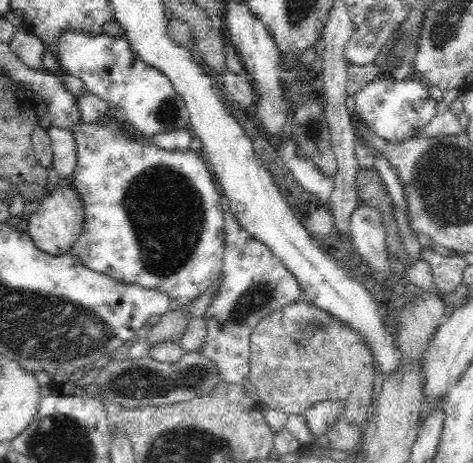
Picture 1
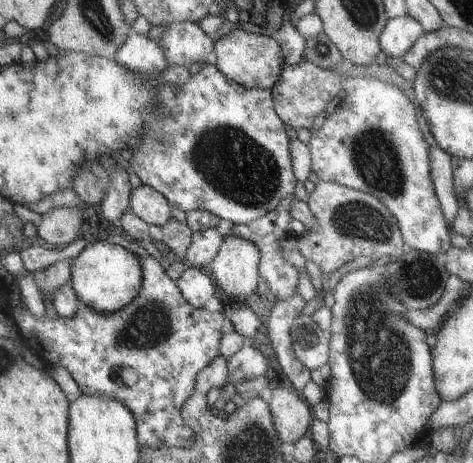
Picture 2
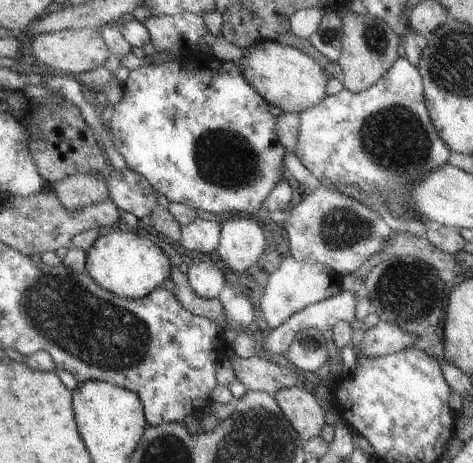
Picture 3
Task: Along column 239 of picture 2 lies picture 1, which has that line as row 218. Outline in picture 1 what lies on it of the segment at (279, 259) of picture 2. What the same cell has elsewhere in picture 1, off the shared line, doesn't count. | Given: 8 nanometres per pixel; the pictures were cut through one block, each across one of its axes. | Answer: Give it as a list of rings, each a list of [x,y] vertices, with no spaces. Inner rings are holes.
[[[226,210],[226,222],[224,222],[224,268],[218,282],[218,288],[214,298],[210,300],[204,322],[206,322],[206,340],[200,350],[202,358],[216,364],[218,382],[238,386],[246,392],[246,384],[250,384],[250,342],[252,332],[256,330],[258,322],[264,322],[264,318],[302,302],[304,292],[296,276],[282,264],[282,260],[260,240],[254,240],[238,222],[238,218],[232,214],[232,210]]]

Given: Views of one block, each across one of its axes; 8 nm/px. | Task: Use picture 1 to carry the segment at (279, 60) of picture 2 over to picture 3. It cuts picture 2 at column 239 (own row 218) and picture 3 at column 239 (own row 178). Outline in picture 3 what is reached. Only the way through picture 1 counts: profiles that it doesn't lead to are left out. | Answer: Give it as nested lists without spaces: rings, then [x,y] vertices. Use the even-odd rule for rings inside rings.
[[[275,40],[275,42],[259,42],[253,46],[247,46],[243,52],[245,54],[237,64],[247,84],[253,86],[253,90],[267,104],[281,108],[285,114],[301,114],[303,110],[319,104],[327,96],[325,94],[325,84],[327,84],[325,72],[303,50],[279,44]]]

